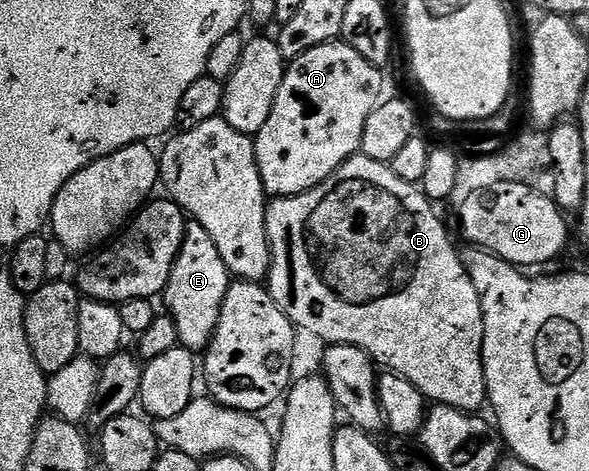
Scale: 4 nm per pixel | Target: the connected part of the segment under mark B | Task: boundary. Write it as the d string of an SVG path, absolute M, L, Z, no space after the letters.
M363 154L352 155L342 167L335 169L327 181L315 185L302 195L292 195L286 199L274 198L265 208L265 224L271 251L271 265L267 276L267 290L270 297L283 309L283 313L293 322L294 327L322 339L322 344L355 345L373 358L374 364L385 371L393 371L399 377L407 377L425 394L426 400L434 404L451 405L460 411L480 412L487 403L485 394L485 362L483 361L483 337L485 336L485 314L481 312L481 298L465 267L462 252L457 252L447 228L441 224L434 204L426 197L420 186L395 177L392 166L380 163Z

